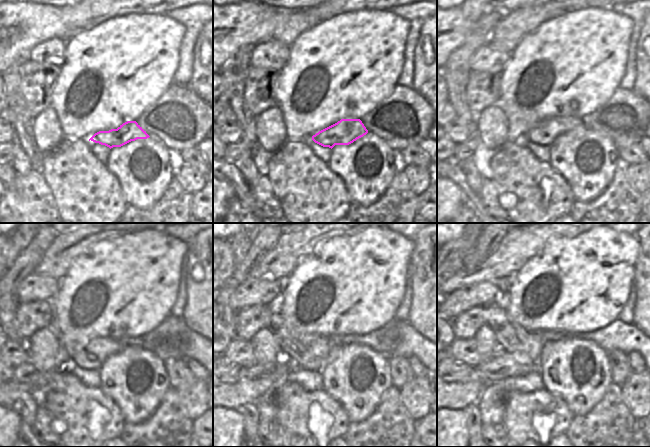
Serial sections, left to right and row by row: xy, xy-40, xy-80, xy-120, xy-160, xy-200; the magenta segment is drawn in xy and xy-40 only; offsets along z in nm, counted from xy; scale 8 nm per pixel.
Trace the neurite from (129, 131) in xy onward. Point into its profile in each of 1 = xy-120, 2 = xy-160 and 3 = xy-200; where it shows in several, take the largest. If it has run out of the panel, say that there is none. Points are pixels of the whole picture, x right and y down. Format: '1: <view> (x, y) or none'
1: xy-120 (91, 355)
2: xy-160 (309, 352)
3: xy-200 (511, 337)

